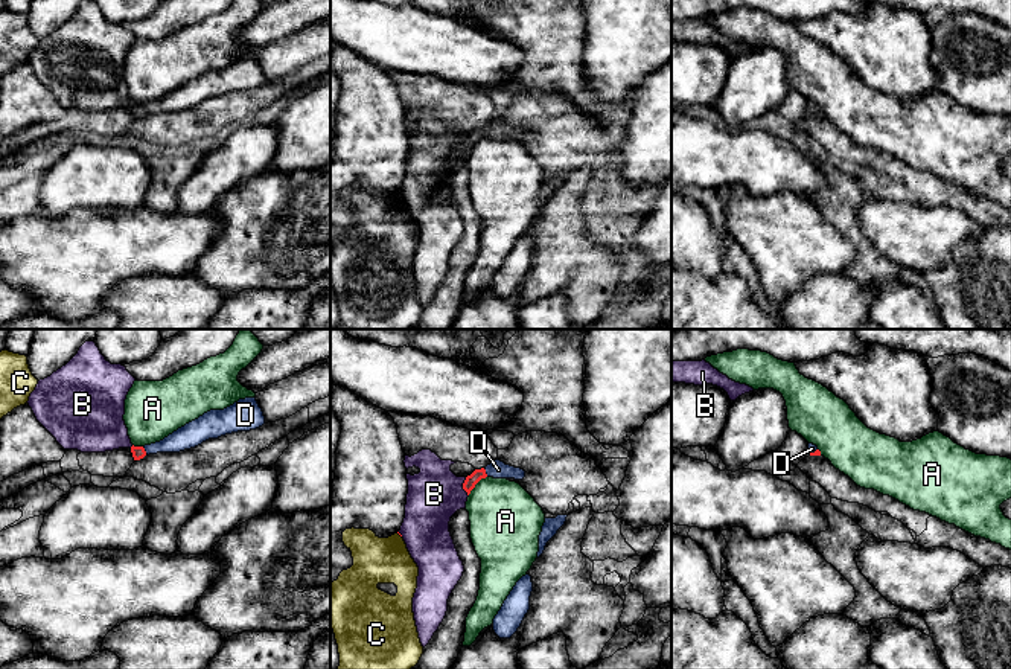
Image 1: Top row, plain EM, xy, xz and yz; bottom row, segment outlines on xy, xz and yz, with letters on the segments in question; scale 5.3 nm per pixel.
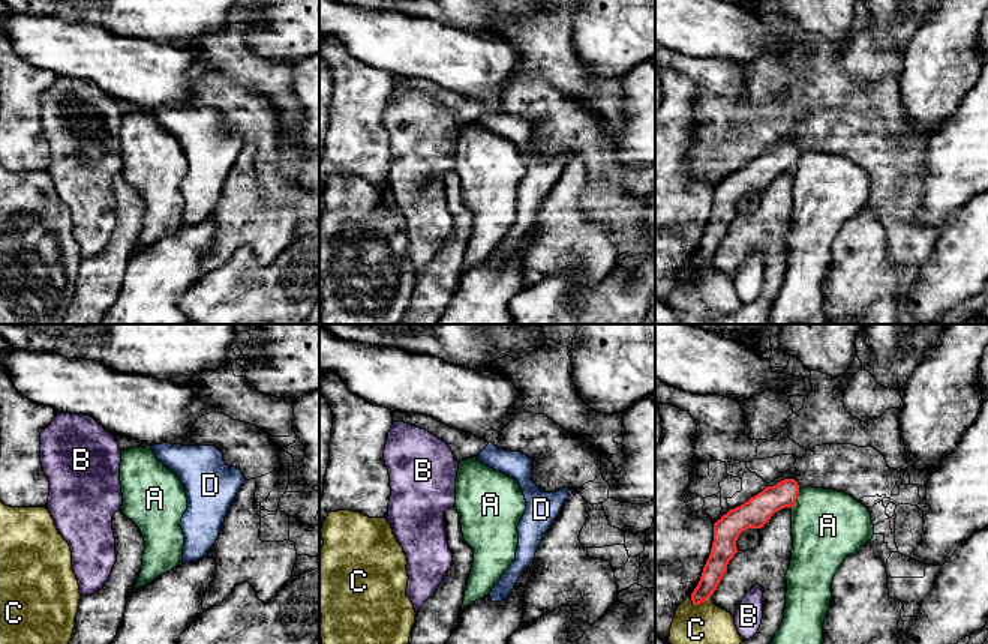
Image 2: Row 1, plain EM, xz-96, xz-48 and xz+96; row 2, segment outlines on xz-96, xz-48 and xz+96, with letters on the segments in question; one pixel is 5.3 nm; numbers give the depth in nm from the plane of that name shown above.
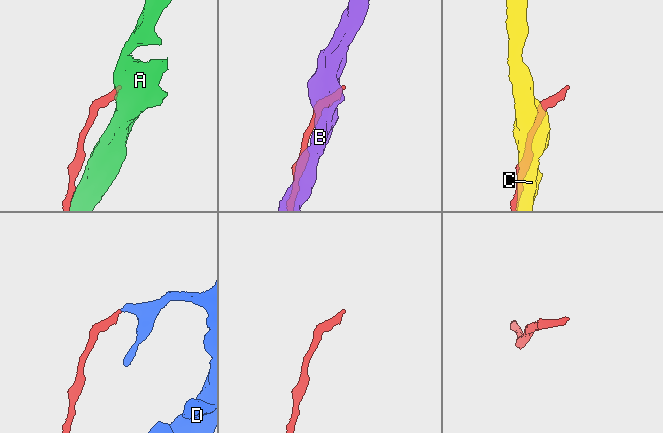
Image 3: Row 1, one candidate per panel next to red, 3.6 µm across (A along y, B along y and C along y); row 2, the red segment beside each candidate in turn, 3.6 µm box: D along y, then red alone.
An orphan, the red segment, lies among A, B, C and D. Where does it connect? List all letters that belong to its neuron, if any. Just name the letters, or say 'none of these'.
D

